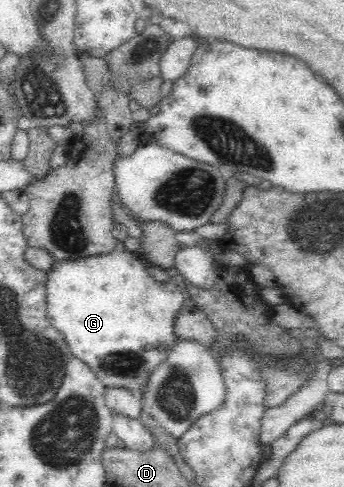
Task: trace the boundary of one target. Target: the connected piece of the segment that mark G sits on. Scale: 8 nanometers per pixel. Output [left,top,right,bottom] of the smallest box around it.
[47,243,188,400]

